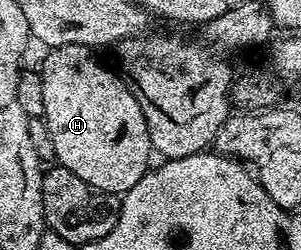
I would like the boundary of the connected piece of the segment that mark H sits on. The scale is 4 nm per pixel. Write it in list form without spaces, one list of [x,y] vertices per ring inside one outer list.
[[[82,44],[51,48],[45,53],[40,71],[44,82],[44,114],[48,134],[52,134],[52,150],[54,160],[61,167],[72,170],[76,178],[88,182],[101,192],[125,194],[144,178],[151,167],[152,149],[150,131],[144,118],[144,110],[140,110],[140,102],[136,102],[134,89],[113,67],[105,68],[97,60],[95,49],[85,48]]]

